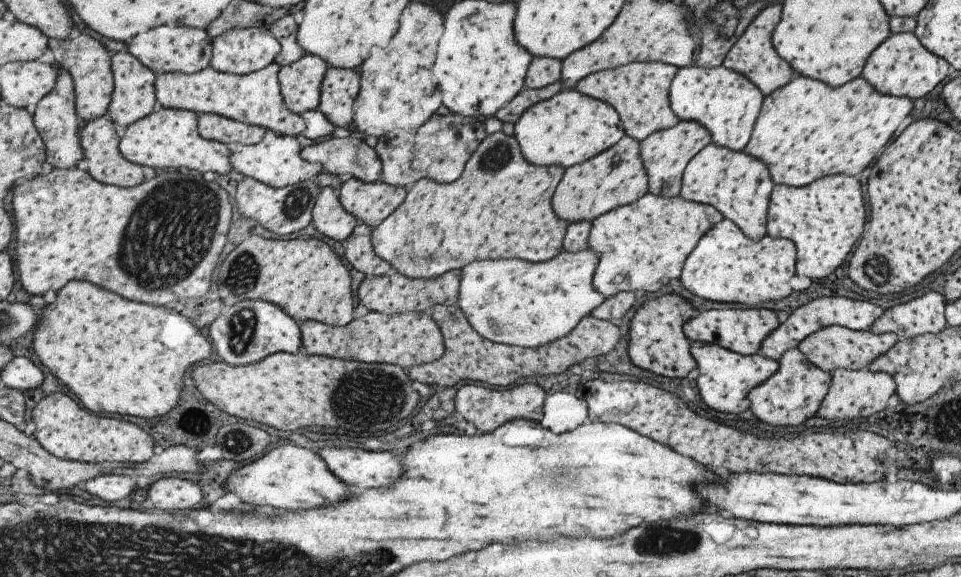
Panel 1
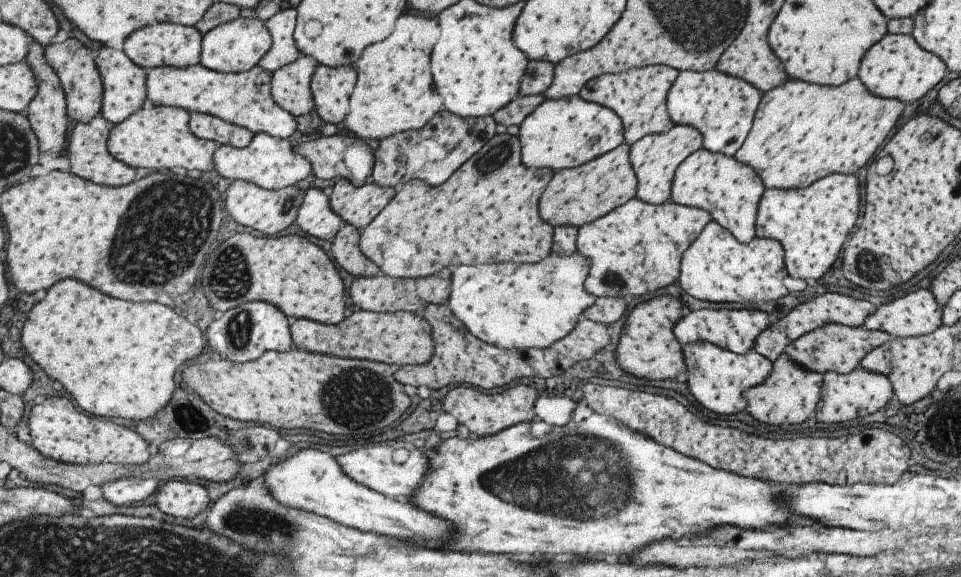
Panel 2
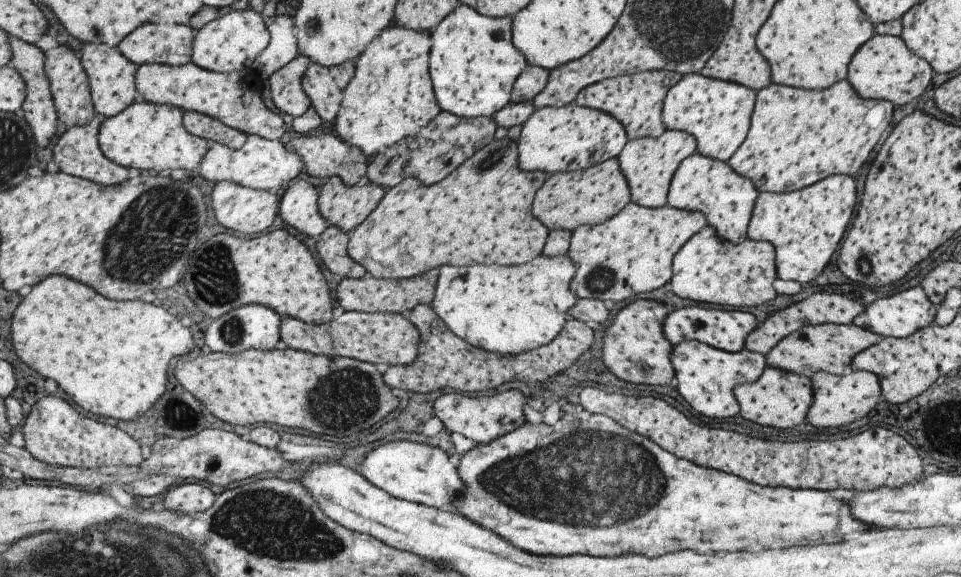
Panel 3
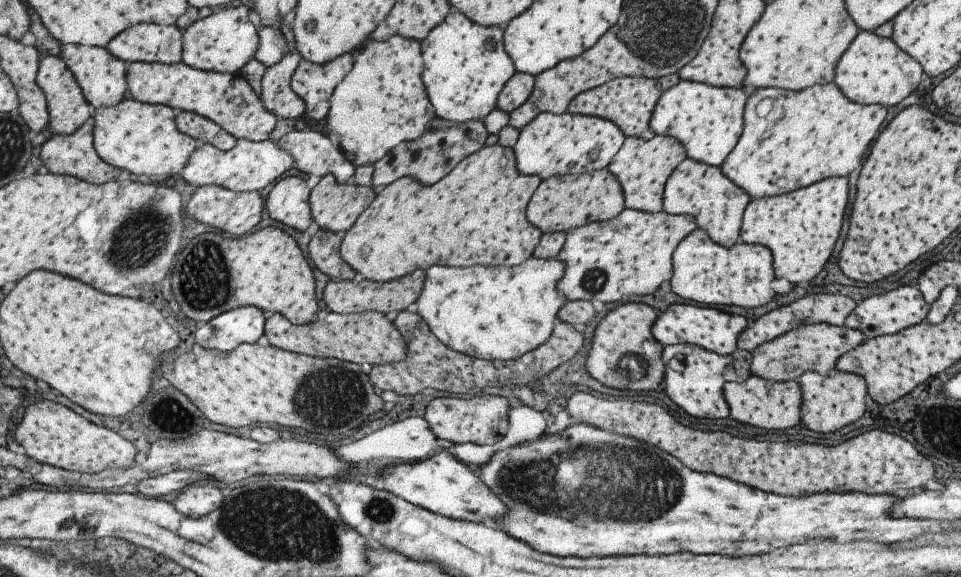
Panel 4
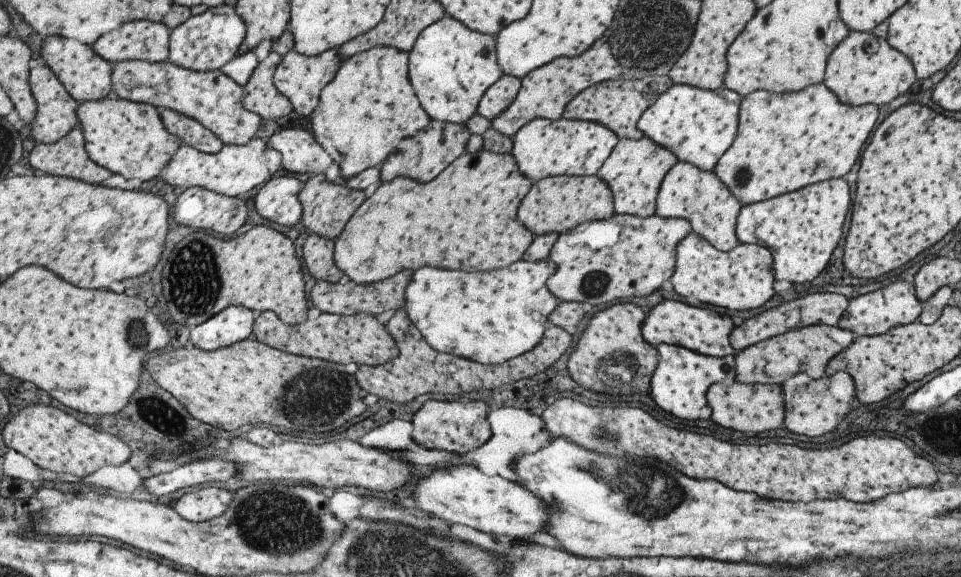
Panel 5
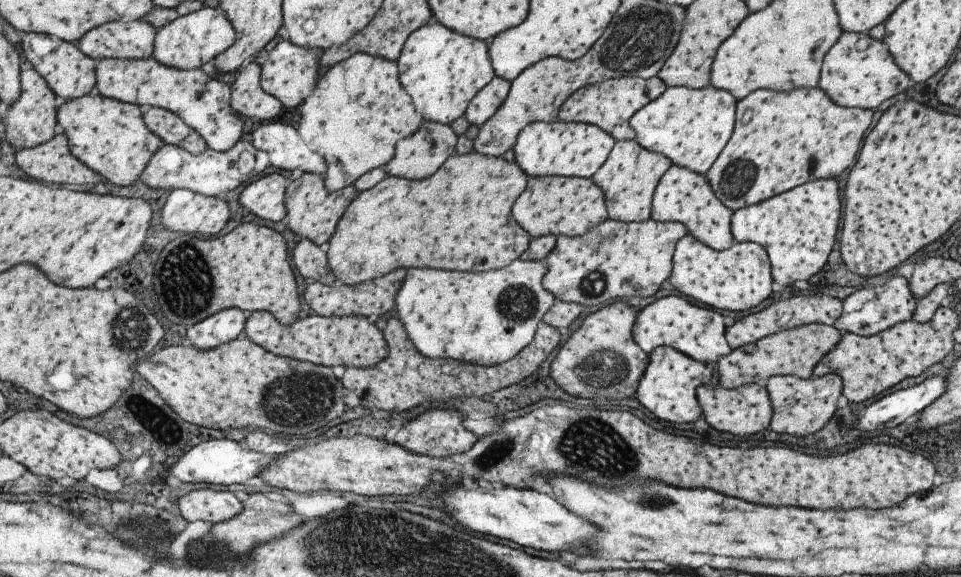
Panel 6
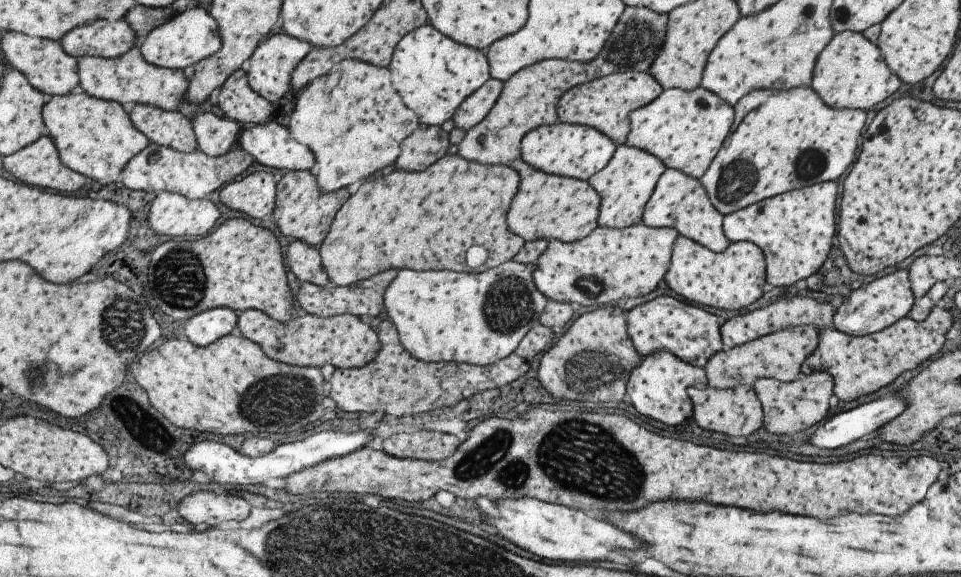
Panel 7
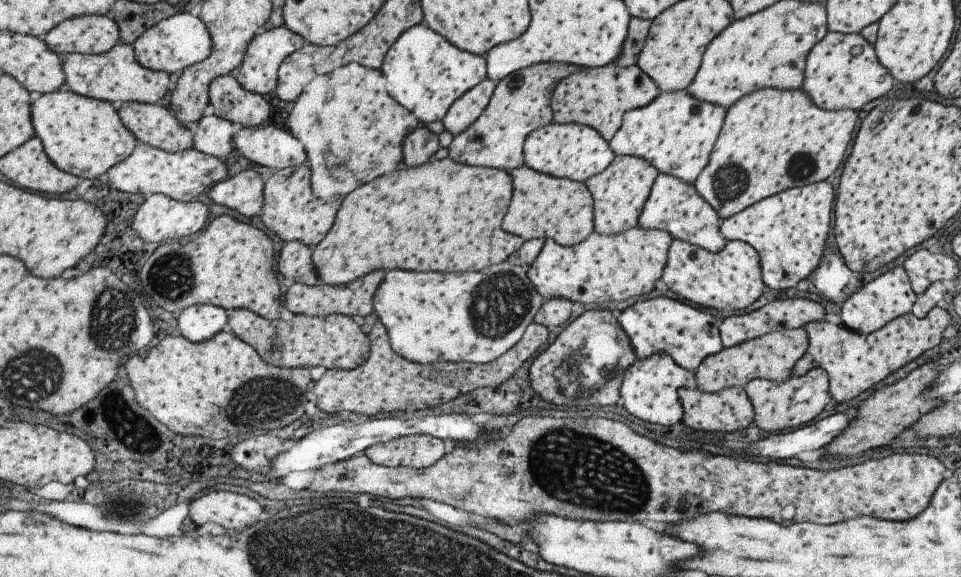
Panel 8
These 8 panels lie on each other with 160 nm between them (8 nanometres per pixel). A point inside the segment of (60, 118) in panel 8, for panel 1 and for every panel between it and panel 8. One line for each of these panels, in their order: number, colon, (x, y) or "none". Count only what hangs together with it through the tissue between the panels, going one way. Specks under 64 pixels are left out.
1: (168, 138)
2: (158, 138)
3: (149, 137)
4: (143, 138)
5: (128, 138)
6: (112, 136)
7: (96, 136)

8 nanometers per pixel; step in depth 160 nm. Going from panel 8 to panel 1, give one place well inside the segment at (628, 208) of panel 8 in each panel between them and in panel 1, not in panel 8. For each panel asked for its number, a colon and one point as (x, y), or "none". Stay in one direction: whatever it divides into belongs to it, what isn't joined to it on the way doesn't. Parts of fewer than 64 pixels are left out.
1: (664, 153)
2: (654, 158)
3: (648, 163)
4: (641, 166)
5: (633, 171)
6: (627, 178)
7: (624, 184)

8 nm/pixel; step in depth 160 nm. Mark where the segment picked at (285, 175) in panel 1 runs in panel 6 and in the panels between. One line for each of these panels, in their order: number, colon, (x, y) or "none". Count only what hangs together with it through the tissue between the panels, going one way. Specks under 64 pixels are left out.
2: (271, 163)
3: (260, 164)
4: (247, 166)
5: (233, 171)
6: (210, 173)

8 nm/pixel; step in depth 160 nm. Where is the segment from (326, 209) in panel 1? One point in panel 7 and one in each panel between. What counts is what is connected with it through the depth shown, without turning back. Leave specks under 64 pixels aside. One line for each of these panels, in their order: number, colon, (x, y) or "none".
2: (314, 217)
3: (297, 207)
4: (287, 202)
5: (276, 201)
6: (264, 198)
7: (254, 195)

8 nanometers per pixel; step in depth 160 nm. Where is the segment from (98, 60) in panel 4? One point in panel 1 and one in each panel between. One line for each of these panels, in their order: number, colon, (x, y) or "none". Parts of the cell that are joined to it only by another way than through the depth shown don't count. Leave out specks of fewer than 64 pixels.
1: (133, 99)
2: (125, 82)
3: (113, 77)

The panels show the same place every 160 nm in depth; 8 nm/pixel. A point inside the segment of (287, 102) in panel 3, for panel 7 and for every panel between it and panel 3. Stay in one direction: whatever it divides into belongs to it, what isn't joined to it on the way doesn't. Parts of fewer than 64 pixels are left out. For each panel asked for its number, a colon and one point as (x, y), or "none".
4: (276, 95)
5: (259, 95)
6: (247, 98)
7: (238, 102)

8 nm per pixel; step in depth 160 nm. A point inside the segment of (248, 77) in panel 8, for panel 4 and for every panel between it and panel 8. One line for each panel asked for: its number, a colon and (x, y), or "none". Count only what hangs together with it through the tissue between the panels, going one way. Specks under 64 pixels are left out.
4: (314, 84)
5: (299, 78)
6: (290, 73)
7: (272, 61)

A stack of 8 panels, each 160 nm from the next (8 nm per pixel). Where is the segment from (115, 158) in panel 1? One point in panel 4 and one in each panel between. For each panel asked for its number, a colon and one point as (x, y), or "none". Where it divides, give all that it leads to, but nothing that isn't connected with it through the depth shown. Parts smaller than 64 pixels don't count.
2: (91, 158)
3: (79, 153)
4: (75, 154)

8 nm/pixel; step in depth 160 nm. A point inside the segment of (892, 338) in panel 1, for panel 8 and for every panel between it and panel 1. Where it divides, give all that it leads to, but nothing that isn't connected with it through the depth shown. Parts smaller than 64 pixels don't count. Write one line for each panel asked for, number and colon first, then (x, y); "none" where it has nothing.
2: (831, 347)
3: (827, 347)
4: (817, 347)
5: (808, 349)
6: (796, 351)
7: (779, 355)
8: (771, 356)

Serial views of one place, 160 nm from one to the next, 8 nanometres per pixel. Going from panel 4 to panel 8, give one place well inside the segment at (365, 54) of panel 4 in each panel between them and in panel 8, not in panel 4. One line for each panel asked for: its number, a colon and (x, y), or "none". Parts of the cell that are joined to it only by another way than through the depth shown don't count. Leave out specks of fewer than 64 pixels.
5: (368, 107)
6: (358, 111)
7: (353, 120)
8: (340, 151)

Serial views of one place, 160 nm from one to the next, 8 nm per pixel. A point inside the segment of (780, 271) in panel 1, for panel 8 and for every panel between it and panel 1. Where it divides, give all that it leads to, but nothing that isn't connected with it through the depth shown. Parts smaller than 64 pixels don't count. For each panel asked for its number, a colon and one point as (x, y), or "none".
2: (715, 267)
3: (707, 268)
4: (702, 270)
5: (740, 278)
6: (737, 278)
7: (731, 279)
8: (731, 278)

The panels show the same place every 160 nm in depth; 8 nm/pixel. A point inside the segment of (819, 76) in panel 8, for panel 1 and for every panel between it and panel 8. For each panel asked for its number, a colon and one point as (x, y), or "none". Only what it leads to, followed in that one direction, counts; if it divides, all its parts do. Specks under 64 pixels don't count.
1: (900, 66)
2: (896, 67)
3: (883, 68)
4: (873, 70)
5: (862, 69)
6: (857, 71)
7: (850, 72)

